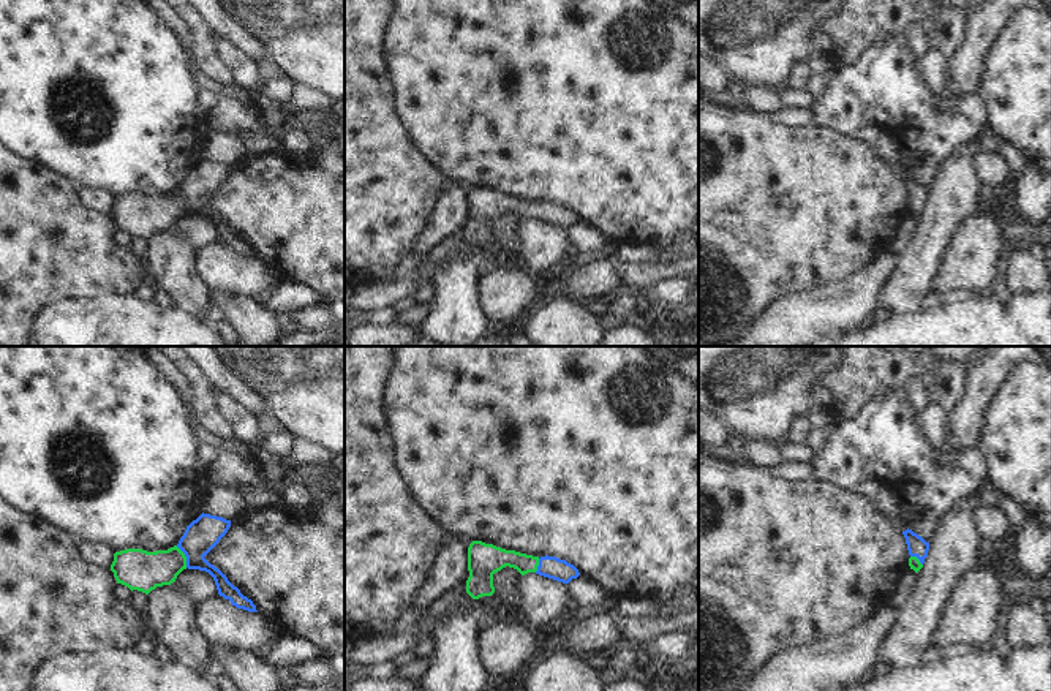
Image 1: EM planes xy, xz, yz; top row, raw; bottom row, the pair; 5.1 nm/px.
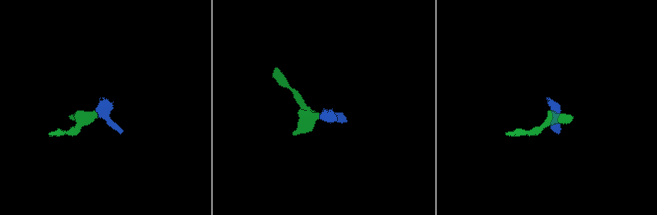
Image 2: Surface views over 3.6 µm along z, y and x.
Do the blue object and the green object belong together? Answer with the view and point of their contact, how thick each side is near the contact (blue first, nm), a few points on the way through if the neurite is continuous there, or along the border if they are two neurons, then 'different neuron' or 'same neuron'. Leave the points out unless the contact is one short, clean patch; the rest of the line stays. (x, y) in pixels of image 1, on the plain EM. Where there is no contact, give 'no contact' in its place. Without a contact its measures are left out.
contact xy (185, 201); calibres 170 and 200 nm; way xy (204, 179), (185, 201), (161, 214), (139, 215); same neuron

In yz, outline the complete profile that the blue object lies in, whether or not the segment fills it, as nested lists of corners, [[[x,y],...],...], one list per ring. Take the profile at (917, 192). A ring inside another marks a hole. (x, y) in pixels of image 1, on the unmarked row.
[[[912,176],[902,177],[909,196],[909,212],[915,218],[923,213],[925,204],[928,202],[929,188],[926,188],[921,182],[914,179]]]

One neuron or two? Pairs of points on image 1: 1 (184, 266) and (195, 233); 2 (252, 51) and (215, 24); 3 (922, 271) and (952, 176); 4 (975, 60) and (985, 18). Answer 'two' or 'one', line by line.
1: two
2: one
3: one
4: one

